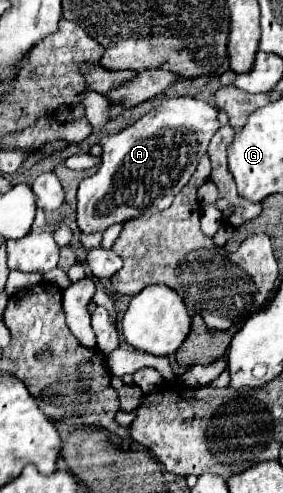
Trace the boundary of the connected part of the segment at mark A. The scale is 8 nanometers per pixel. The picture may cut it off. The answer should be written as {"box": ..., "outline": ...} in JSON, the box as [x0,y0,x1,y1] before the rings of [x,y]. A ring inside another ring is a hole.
{"box":[77,97,219,233],"outline":[[[193,97],[167,99],[135,125],[115,135],[99,135],[103,161],[95,175],[81,181],[77,193],[79,229],[83,233],[105,231],[115,223],[167,209],[175,195],[189,183],[199,159],[207,153],[207,145],[219,129],[217,115],[219,111],[207,101]],[[83,223],[91,227],[83,229]]]}

